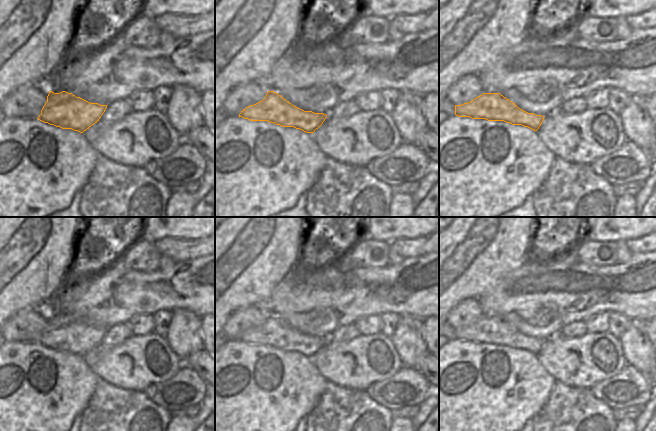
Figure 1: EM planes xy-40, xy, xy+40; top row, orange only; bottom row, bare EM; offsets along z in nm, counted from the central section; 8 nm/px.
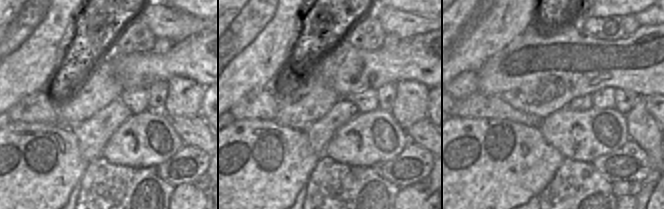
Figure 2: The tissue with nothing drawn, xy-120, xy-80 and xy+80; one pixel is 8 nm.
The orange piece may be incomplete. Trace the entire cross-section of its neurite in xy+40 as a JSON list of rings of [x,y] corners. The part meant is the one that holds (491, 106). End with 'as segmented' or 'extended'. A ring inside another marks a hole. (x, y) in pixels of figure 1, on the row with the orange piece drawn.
[[[483,93],[468,103],[455,105],[455,115],[488,121],[504,121],[522,125],[534,131],[541,126],[544,116],[528,113],[500,93]]]; as segmented

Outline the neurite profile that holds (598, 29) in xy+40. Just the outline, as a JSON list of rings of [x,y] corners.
[[[577,17],[574,21],[581,37],[596,43],[617,40],[617,19],[614,17]]]

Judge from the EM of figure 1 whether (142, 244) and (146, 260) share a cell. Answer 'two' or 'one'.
one

